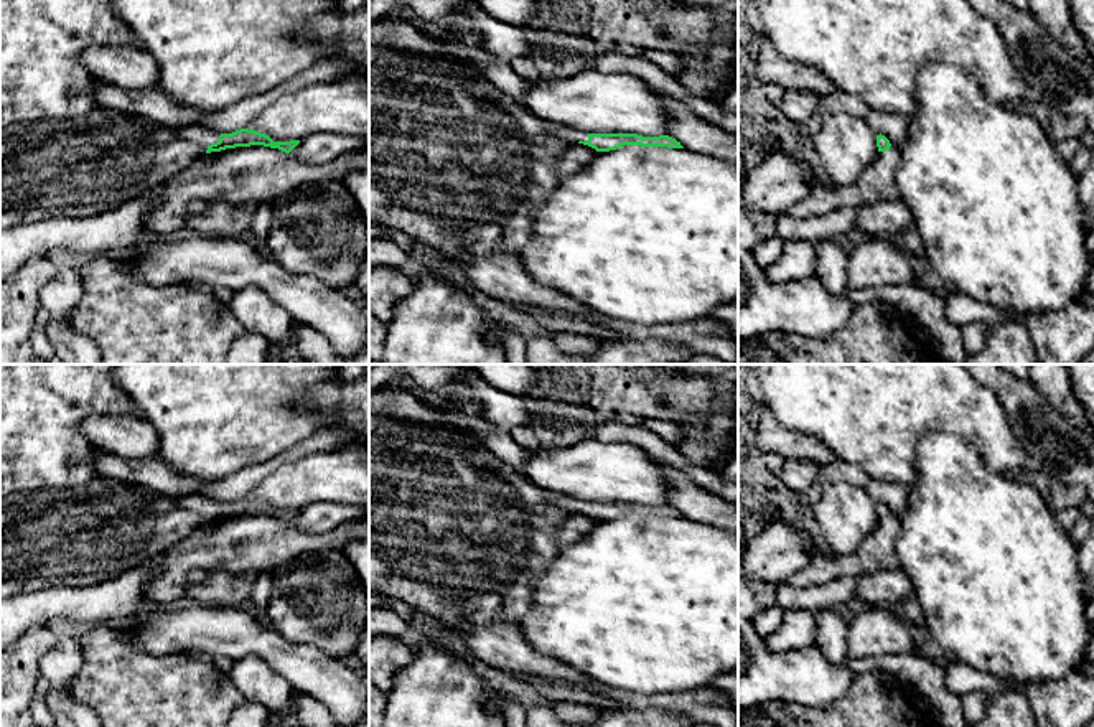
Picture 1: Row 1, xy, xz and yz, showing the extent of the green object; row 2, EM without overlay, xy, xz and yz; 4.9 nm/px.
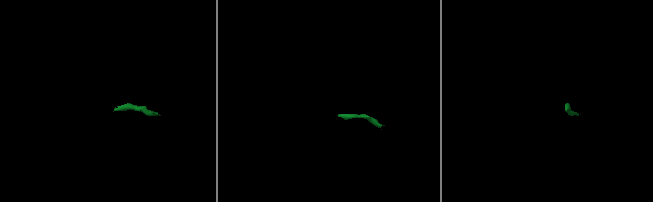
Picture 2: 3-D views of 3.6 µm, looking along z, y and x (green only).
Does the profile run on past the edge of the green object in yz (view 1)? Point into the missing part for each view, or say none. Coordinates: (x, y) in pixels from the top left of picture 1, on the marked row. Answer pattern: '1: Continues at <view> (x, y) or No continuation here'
1: No continuation here

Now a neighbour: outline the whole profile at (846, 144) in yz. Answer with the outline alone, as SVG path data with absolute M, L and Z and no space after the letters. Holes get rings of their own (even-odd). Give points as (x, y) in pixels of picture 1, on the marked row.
M842 112L824 120L812 143L835 185L852 185L878 153L877 134L867 119Z

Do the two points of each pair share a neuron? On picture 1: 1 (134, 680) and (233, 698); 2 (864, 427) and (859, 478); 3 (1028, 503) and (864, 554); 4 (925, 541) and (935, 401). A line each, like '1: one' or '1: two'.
1: one
2: two
3: two
4: two

